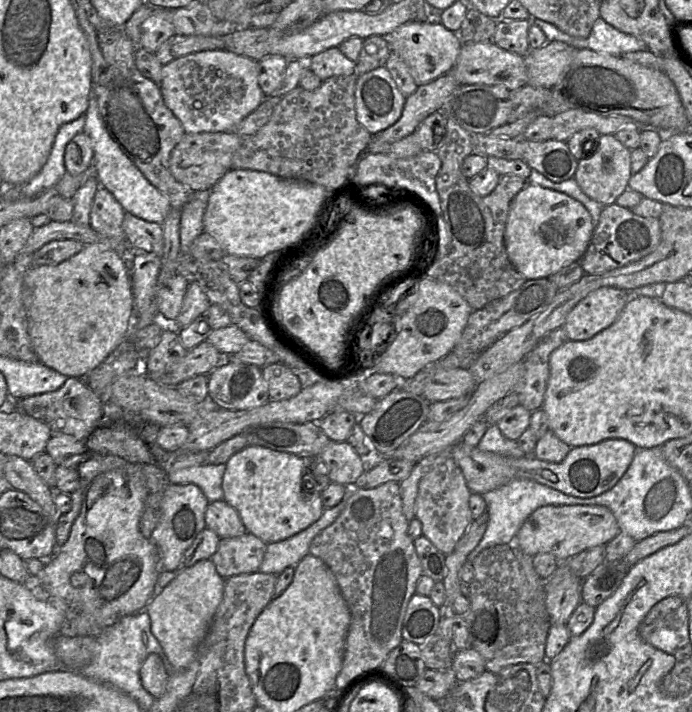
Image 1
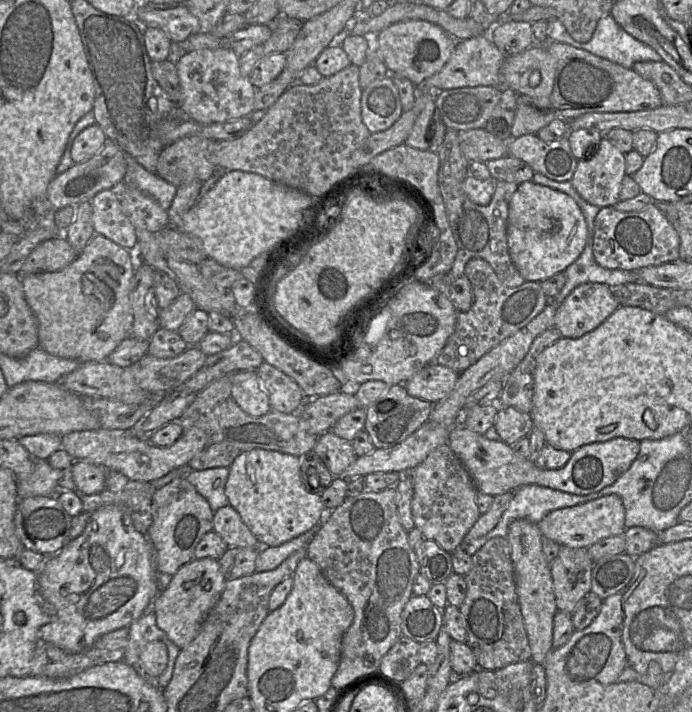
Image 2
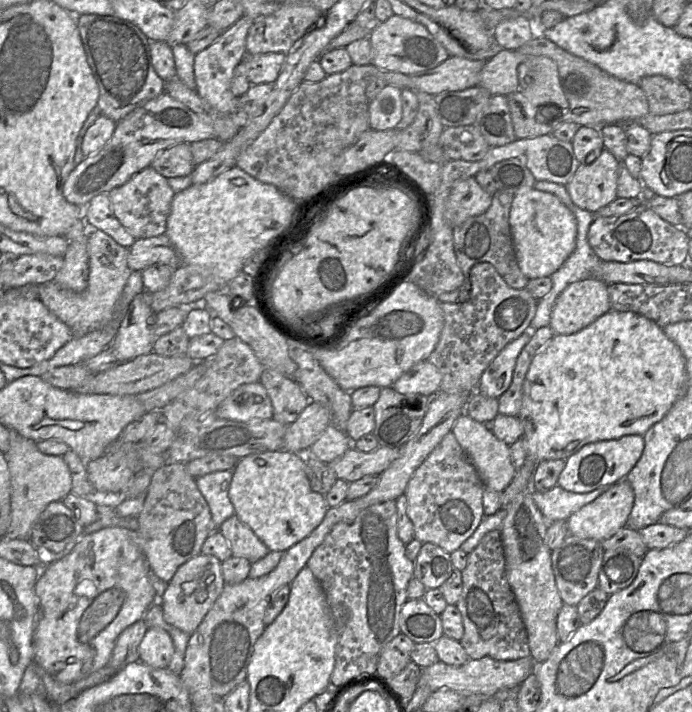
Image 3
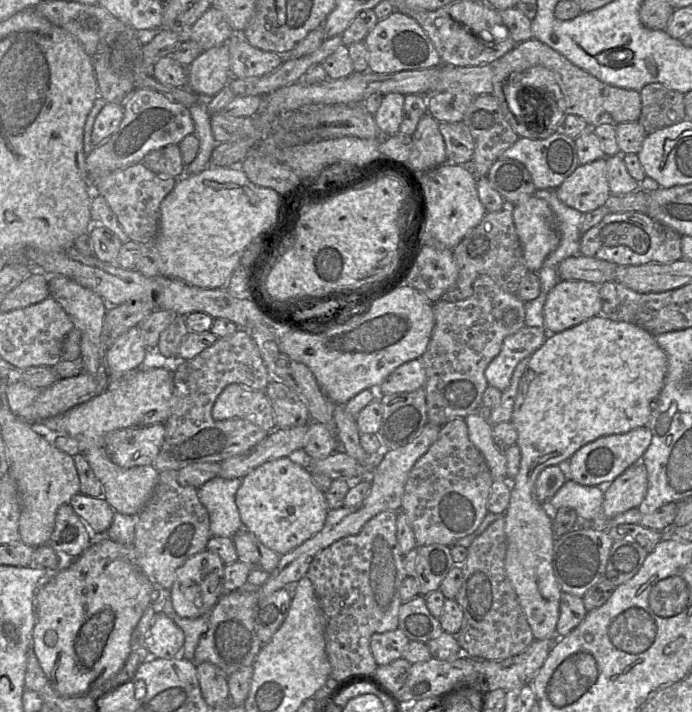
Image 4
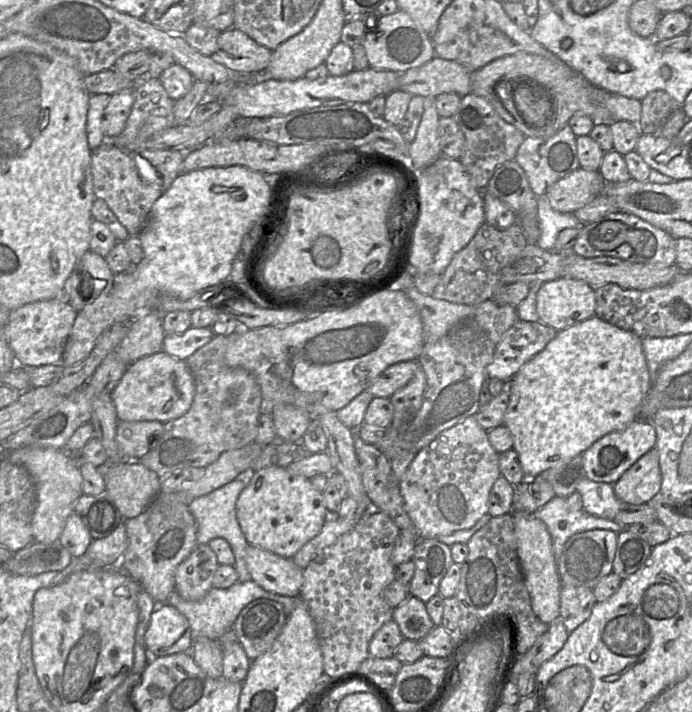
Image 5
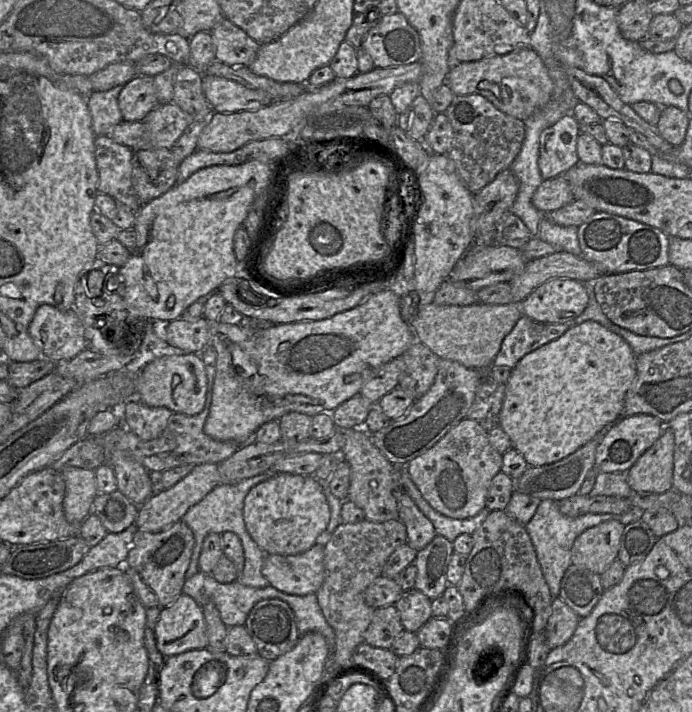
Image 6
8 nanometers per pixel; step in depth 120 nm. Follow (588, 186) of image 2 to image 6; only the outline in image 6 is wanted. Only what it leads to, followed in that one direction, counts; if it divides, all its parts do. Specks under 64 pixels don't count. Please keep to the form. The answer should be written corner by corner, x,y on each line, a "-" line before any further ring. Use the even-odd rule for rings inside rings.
558,176
541,182
532,196
532,203
541,213
549,213
562,208
574,199
569,182
564,176

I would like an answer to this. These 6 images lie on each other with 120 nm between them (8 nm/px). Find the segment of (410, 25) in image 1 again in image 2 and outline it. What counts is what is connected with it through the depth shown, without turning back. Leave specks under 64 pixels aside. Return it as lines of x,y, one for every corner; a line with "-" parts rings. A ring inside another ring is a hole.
404,20
394,23
372,37
372,42
388,68
389,74
408,78
415,86
439,72
449,60
456,40
440,27
424,20

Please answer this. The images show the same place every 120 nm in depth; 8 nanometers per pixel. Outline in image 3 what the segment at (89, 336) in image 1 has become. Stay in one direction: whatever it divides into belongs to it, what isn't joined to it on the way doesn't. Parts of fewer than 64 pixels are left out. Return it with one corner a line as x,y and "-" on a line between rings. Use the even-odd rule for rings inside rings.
89,229
87,245
89,276
84,291
74,292
50,281
39,285
38,292
38,299
70,328
74,338
83,337
109,323
131,272
127,262
129,248
118,244
102,230

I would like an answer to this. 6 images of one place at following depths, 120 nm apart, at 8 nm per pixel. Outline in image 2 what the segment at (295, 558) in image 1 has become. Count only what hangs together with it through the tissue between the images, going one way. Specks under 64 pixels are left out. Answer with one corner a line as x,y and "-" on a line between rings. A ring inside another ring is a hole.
319,522
307,532
279,546
261,547
256,558
256,572
265,572
277,568
293,552
307,546
322,525

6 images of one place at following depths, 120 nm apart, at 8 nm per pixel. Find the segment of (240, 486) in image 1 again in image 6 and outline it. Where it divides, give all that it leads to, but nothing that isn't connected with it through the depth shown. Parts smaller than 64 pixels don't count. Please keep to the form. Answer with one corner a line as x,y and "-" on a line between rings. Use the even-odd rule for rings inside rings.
276,473
254,486
244,499
247,531
265,554
297,555
312,548
326,530
331,510
314,475

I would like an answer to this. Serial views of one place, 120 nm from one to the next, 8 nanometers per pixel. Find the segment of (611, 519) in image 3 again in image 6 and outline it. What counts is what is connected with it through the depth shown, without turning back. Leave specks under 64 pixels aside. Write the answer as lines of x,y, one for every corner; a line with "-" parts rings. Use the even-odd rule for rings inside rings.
664,426
660,438
645,451
627,472
627,482
635,492
664,493
673,489
674,432

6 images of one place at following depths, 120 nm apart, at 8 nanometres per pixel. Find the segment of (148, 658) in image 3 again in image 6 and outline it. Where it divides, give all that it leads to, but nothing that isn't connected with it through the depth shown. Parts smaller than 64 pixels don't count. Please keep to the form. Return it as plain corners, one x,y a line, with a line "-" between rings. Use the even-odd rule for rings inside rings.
183,593
161,609
153,630
157,648
166,658
208,646
201,606

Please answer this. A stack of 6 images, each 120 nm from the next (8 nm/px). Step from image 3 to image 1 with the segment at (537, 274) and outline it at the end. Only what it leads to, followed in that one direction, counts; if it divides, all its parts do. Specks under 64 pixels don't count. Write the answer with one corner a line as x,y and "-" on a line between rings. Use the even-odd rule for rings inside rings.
527,183
510,204
504,244
510,262
527,280
547,278
573,262
580,262
594,229
590,213
579,201

